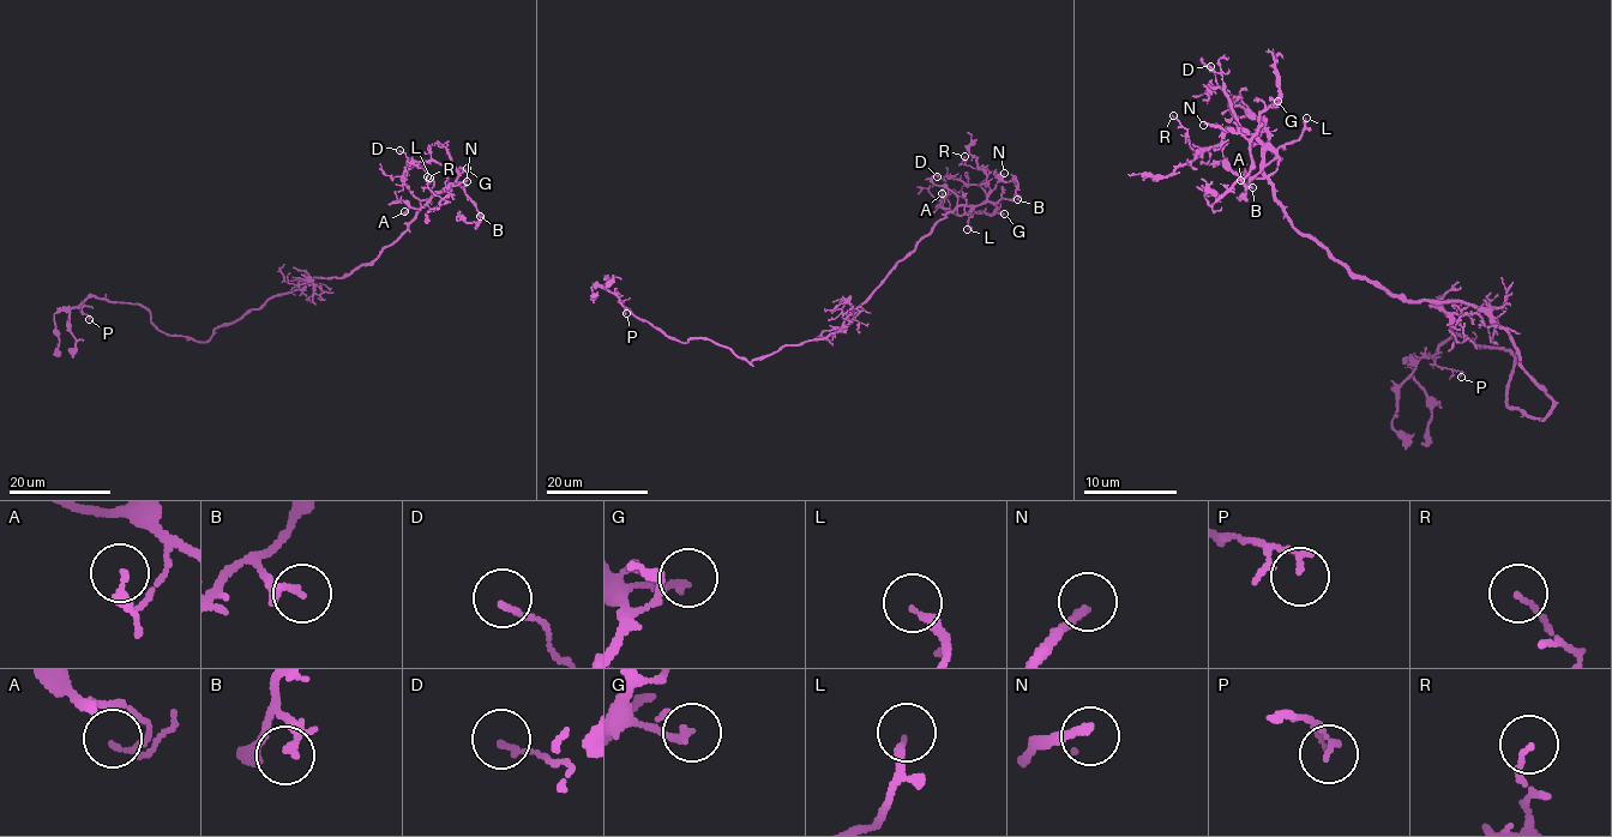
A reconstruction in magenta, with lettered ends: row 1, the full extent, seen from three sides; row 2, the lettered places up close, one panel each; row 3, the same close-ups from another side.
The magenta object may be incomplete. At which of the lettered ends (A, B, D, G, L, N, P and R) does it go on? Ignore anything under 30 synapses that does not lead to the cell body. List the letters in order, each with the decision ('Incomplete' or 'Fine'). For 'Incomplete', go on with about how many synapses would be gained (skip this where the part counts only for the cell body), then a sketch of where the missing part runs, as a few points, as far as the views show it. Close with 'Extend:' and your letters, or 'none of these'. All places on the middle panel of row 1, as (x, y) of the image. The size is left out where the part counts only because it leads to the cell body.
A: Fine
B: Fine
D: Fine
G: Fine
L: Fine
N: Incomplete
P: Fine
R: Fine
Extend: N

